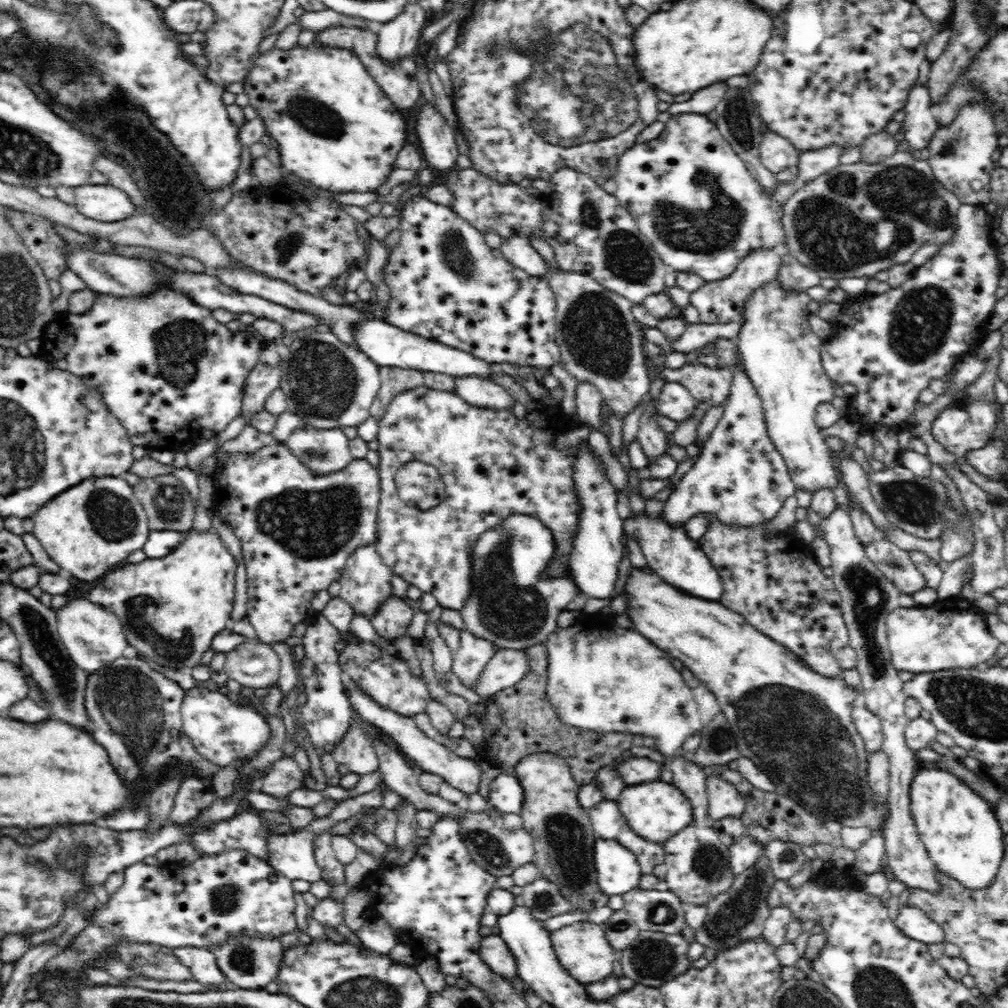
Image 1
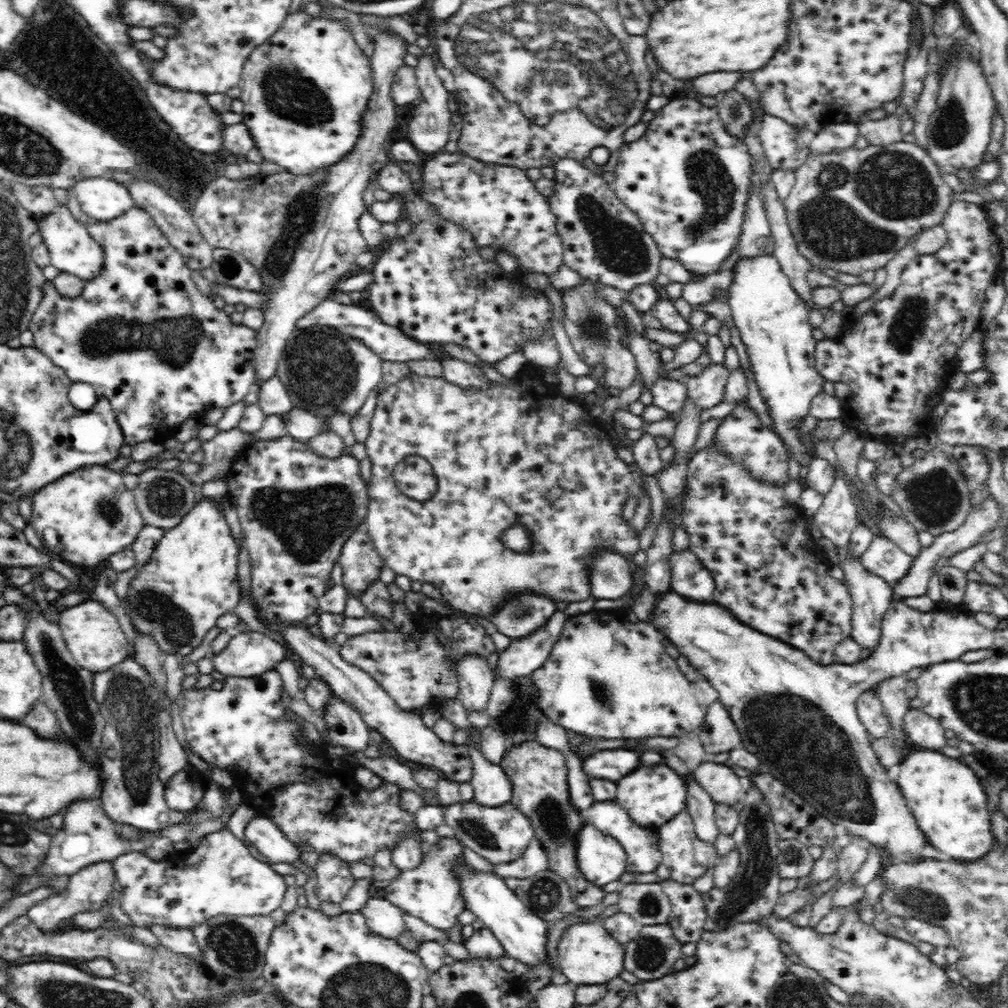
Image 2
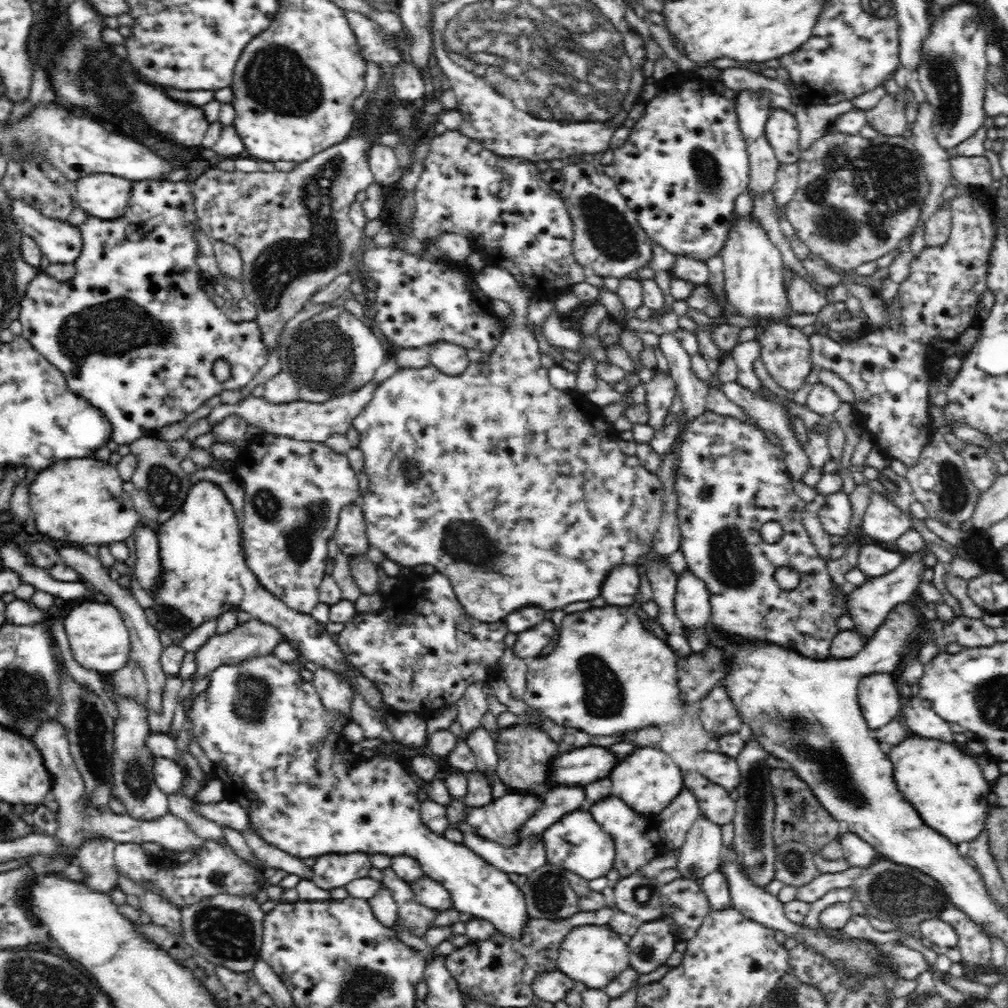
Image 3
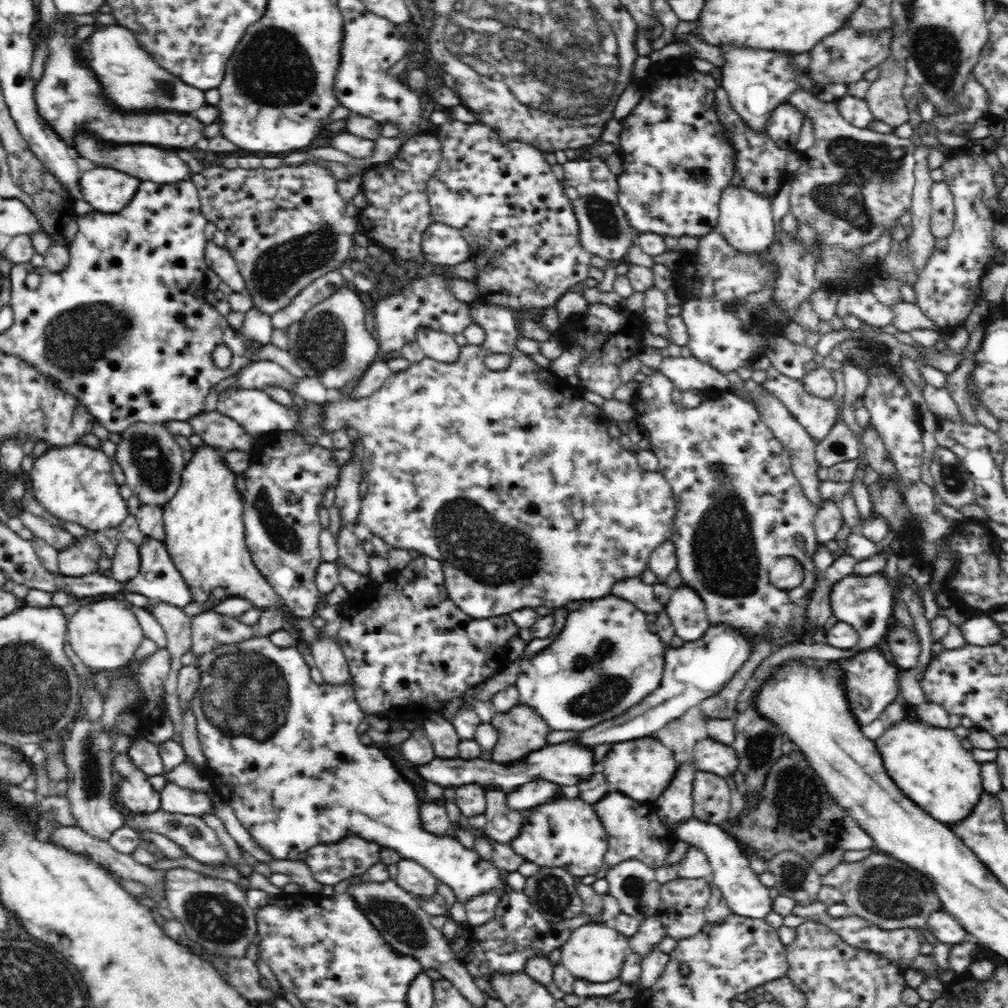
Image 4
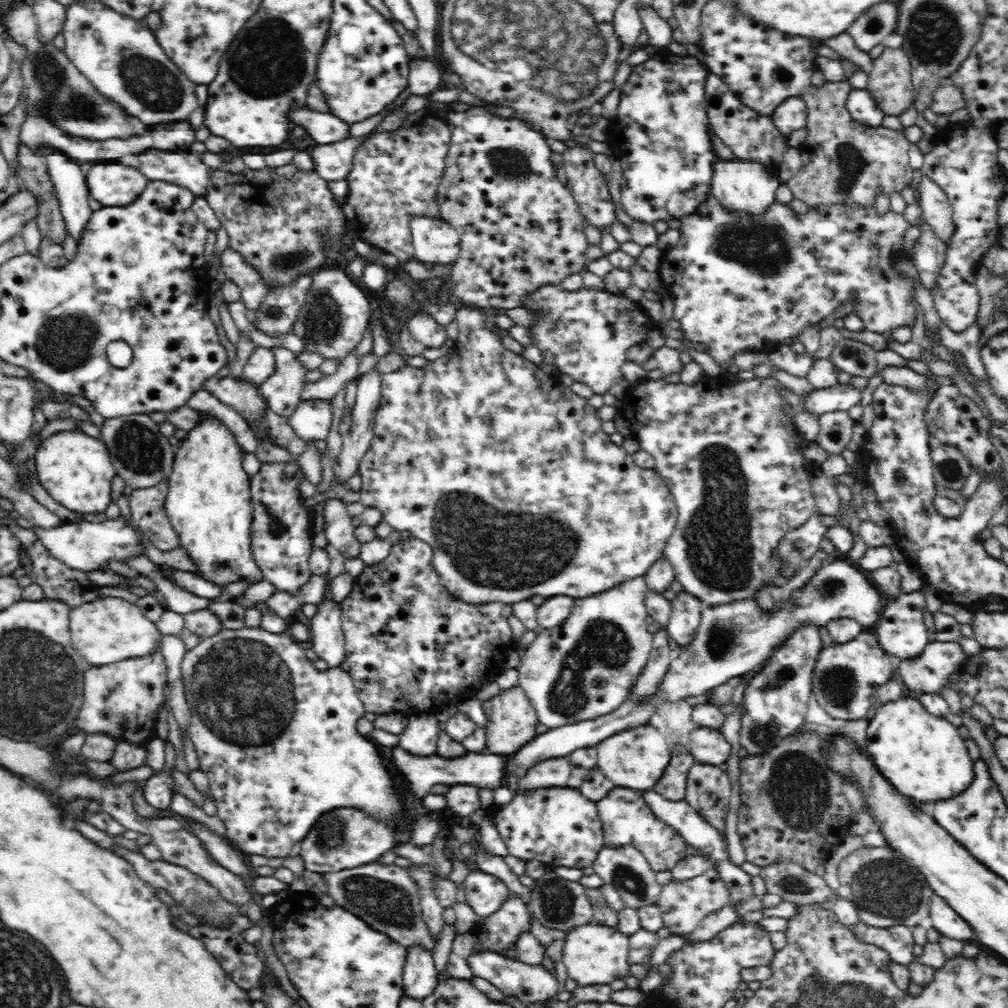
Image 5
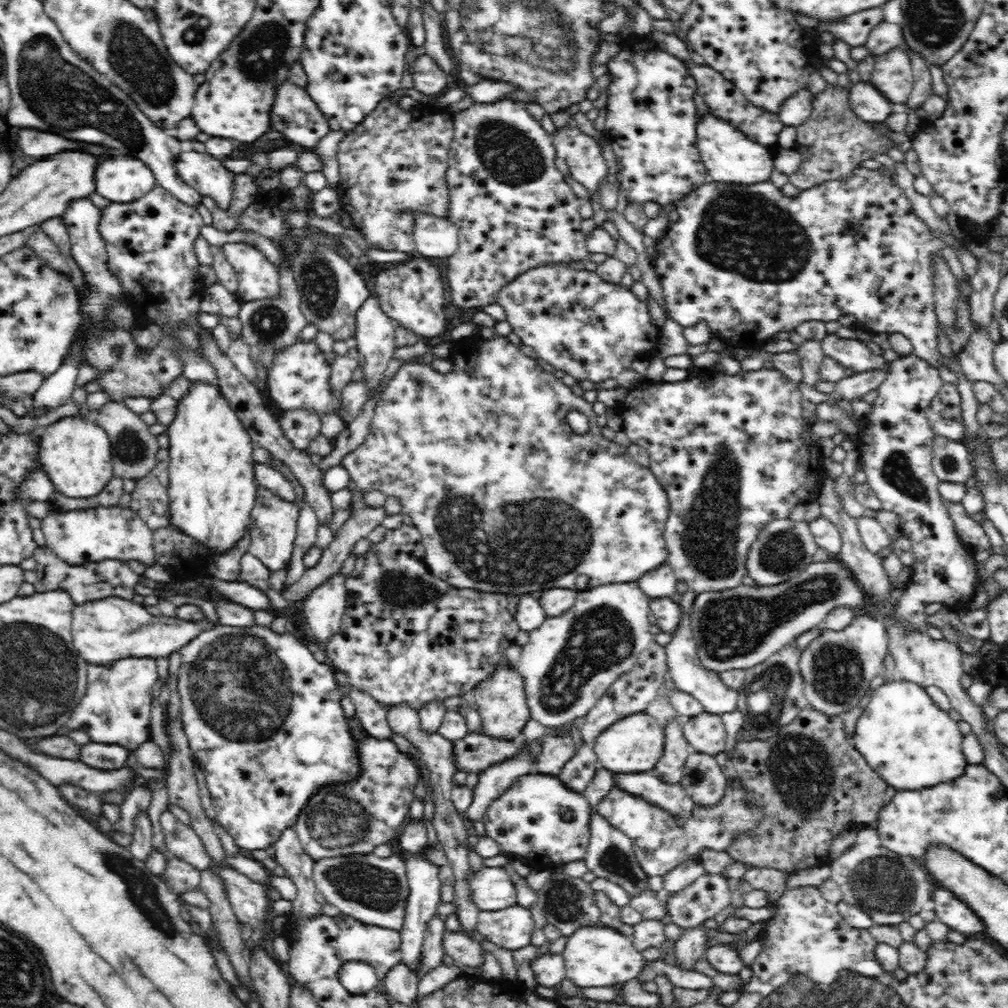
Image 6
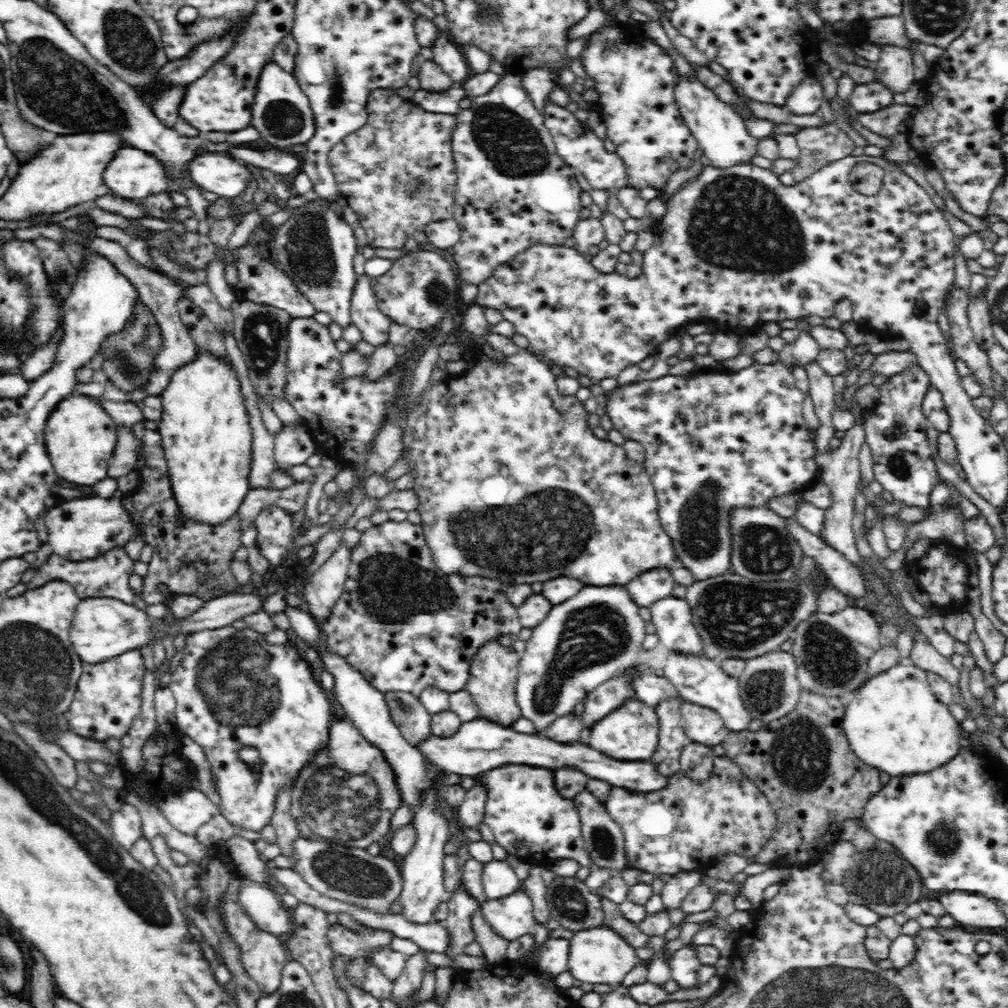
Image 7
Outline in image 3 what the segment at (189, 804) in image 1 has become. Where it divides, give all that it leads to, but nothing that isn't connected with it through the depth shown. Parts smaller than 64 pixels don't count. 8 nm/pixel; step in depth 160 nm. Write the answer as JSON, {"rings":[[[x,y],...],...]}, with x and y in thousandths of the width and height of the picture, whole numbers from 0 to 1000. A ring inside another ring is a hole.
{"rings":[[[155,751],[152,754],[152,770],[161,787],[165,789],[182,788],[182,778],[186,775],[187,767],[183,761],[175,755],[164,751]]]}

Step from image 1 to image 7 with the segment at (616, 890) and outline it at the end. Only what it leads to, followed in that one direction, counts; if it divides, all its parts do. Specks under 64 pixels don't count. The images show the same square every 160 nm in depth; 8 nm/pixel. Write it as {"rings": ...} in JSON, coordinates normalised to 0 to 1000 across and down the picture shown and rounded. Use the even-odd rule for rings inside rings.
{"rings":[[[504,757],[476,767],[470,772],[483,783],[483,795],[481,796],[481,809],[479,816],[488,823],[491,834],[501,841],[506,848],[520,849],[520,843],[526,847],[542,847],[548,853],[565,852],[572,853],[576,859],[586,859],[585,849],[580,842],[576,827],[576,813],[568,793],[556,790],[552,782],[550,767],[546,763],[538,761],[514,759]]]}

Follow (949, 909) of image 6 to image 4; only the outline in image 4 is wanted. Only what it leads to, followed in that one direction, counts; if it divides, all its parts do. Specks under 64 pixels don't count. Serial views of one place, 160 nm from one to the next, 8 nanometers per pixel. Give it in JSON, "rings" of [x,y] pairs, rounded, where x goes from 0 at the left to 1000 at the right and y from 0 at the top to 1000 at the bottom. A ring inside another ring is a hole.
{"rings":[[[938,903],[924,905],[920,911],[919,921],[931,935],[940,938],[953,937],[962,931],[950,912]]]}

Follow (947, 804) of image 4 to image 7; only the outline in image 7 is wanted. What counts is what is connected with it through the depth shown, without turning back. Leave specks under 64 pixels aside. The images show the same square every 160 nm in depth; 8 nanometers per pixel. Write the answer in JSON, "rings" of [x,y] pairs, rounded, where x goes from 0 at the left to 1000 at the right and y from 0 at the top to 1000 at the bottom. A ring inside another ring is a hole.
{"rings":[[[897,657],[887,660],[868,671],[860,674],[849,687],[841,703],[836,708],[836,720],[842,740],[855,756],[878,766],[884,771],[896,771],[909,767],[922,767],[938,759],[953,744],[953,720],[940,699],[933,696],[923,683],[921,668],[907,659]]]}

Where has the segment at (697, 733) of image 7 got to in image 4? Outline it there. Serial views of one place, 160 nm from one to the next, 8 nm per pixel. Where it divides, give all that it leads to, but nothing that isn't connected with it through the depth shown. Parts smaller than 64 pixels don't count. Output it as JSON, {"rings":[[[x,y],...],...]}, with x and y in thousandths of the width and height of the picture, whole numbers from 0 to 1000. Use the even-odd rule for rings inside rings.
{"rings":[[[704,730],[688,740],[688,756],[693,765],[706,767],[718,773],[726,771],[732,763],[732,749],[727,740],[709,736]]]}

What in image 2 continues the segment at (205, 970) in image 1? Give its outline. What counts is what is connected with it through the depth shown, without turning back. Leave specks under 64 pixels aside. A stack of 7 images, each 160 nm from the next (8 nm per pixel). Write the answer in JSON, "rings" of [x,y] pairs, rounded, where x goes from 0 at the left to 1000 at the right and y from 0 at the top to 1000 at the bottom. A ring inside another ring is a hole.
{"rings":[[[153,918],[149,922],[157,930],[159,938],[167,939],[172,946],[185,946],[196,957],[200,957],[201,960],[205,959],[204,954],[202,954],[202,946],[190,924],[165,922],[159,918]]]}

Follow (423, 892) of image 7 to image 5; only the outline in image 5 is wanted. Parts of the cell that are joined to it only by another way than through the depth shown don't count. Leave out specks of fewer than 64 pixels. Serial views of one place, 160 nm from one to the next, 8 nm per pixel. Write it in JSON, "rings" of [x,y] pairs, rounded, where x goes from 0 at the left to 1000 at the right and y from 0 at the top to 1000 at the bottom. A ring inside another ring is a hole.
{"rings":[[[405,939],[401,957],[400,985],[409,991],[419,992],[433,982],[436,974],[437,967],[428,945],[417,939]]]}

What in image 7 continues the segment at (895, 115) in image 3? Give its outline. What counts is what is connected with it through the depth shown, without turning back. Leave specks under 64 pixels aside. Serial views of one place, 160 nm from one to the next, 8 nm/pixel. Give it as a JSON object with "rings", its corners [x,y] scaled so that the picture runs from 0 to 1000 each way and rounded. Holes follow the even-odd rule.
{"rings":[[[874,46],[873,59],[869,62],[869,81],[877,83],[885,93],[897,93],[911,77],[906,62],[906,56],[897,48]]]}

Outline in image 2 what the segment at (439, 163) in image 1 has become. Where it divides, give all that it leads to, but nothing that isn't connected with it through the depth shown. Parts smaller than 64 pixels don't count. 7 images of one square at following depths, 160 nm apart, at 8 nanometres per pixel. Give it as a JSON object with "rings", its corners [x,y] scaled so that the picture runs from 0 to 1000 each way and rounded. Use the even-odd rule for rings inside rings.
{"rings":[[[423,54],[416,59],[413,65],[413,75],[415,85],[418,89],[418,96],[412,102],[412,109],[407,123],[405,123],[405,140],[413,149],[423,153],[439,152],[439,145],[442,145],[446,134],[447,111],[444,108],[444,99],[446,99],[446,90],[440,87],[436,75],[433,74],[435,66],[434,59],[431,54]]]}

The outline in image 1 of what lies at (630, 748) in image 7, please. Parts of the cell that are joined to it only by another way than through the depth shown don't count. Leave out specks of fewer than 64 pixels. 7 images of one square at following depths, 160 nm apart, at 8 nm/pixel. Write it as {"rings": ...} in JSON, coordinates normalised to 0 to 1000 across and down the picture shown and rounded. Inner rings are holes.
{"rings":[[[639,776],[619,781],[611,793],[617,810],[627,824],[647,836],[655,836],[668,830],[675,822],[688,817],[687,799],[675,783],[659,776]]]}

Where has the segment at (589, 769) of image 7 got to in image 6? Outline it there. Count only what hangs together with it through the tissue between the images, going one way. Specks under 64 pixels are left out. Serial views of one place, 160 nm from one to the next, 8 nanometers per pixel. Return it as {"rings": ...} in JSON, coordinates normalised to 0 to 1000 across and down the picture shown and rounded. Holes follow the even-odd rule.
{"rings":[[[464,727],[460,732],[449,735],[451,760],[458,766],[479,766],[484,760],[492,759],[492,756],[499,756],[502,752],[508,752],[520,744],[520,733],[510,736],[501,736],[500,732],[486,732],[484,728]],[[647,766],[607,768],[610,778],[617,784],[633,789],[641,796],[655,801],[668,811],[683,812],[687,808],[688,796],[673,777],[660,777]]]}

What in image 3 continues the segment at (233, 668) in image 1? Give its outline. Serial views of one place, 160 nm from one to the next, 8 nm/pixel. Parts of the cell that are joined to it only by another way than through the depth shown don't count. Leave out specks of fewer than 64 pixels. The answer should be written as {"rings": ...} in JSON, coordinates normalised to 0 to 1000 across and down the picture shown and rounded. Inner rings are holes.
{"rings":[[[248,614],[243,617],[237,617],[232,625],[227,628],[216,630],[210,630],[200,643],[192,644],[194,646],[195,671],[204,672],[211,665],[214,665],[219,661],[228,661],[232,658],[241,658],[247,656],[252,652],[261,652],[262,649],[272,649],[273,641],[276,638],[282,636],[278,626],[275,626],[272,622],[262,619],[256,615]]]}

